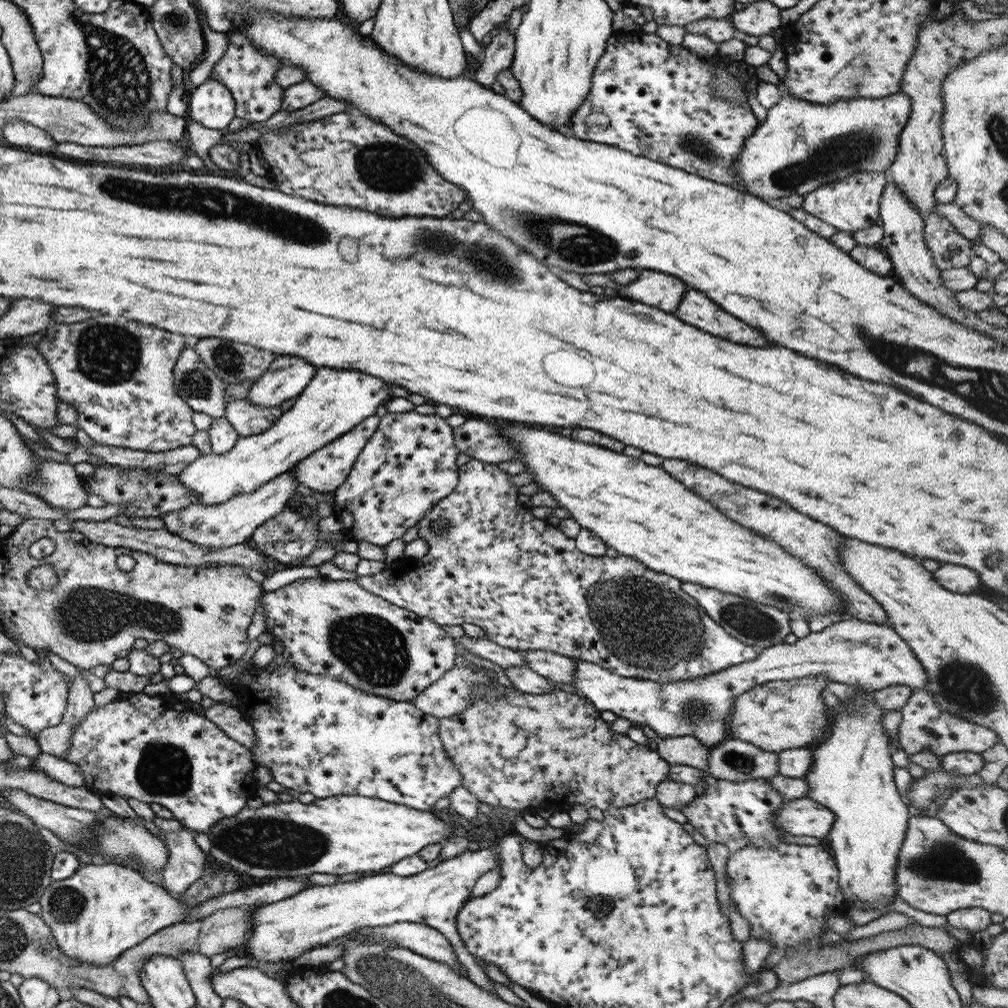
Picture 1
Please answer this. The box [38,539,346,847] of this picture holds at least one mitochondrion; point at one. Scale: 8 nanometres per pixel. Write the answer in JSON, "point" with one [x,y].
{"point":[87,615]}

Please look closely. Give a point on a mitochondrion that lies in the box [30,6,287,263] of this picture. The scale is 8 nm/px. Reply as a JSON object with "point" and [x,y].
{"point":[119,81]}

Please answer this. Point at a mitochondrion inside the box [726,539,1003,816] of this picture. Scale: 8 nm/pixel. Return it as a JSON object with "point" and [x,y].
{"point":[965,685]}

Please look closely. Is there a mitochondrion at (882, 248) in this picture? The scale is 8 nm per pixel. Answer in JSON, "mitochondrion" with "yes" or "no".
{"mitochondrion":"no"}

